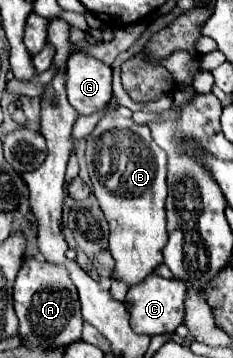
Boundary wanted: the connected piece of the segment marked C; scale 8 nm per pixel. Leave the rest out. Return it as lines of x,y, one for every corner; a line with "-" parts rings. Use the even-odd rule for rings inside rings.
149,274
141,284
135,284
129,288
125,304
131,314
131,326
139,334
155,336
165,332
175,332
179,324
183,324
185,318
185,298
187,288
185,284
179,284
179,280
165,280
157,274

